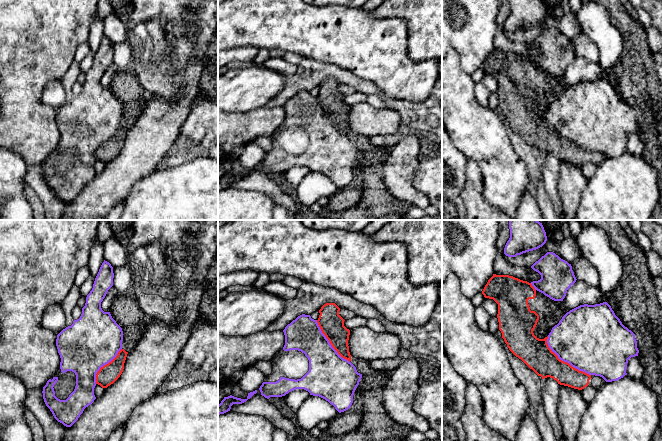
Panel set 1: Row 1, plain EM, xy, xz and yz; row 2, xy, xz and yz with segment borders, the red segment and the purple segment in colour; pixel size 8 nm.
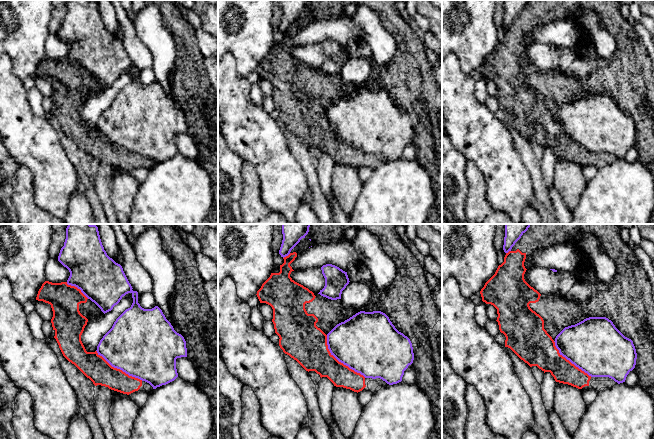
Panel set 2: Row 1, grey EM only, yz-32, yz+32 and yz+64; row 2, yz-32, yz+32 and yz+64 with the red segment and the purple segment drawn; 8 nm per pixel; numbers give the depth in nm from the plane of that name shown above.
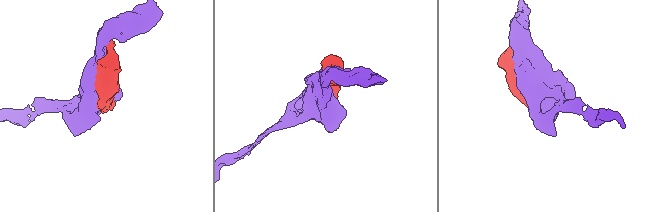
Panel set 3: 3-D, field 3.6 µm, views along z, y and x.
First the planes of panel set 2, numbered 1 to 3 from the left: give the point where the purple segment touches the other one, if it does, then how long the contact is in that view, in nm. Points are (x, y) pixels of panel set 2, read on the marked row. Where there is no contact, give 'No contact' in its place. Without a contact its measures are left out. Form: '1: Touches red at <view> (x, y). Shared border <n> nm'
1: Touches red at yz-32 (119, 369). Shared border 440 nm
2: Touches red at yz+32 (338, 361). Shared border 460 nm
3: Touches red at yz+64 (569, 361). Shared border 420 nm

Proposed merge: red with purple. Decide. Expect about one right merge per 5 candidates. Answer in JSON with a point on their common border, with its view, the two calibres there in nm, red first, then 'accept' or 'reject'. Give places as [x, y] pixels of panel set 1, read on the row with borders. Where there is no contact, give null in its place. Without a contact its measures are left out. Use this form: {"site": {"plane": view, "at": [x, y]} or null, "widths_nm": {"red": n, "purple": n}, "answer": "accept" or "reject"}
{"site": {"plane": "yz", "at": [563, 361]}, "widths_nm": {"red": 240, "purple": 480}, "answer": "reject"}

